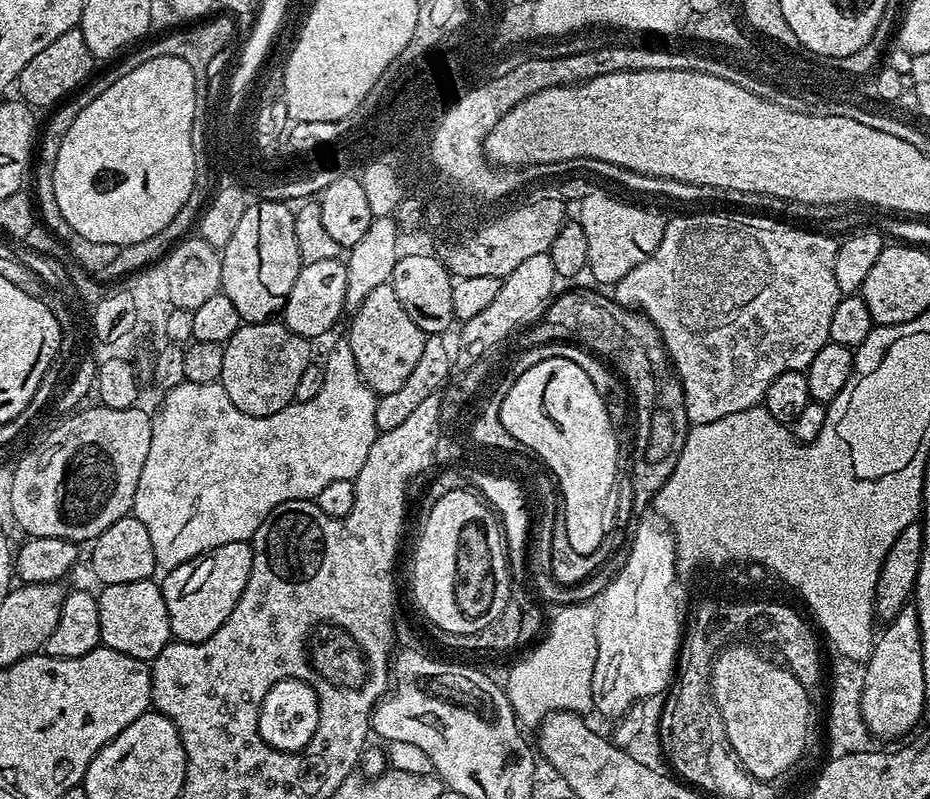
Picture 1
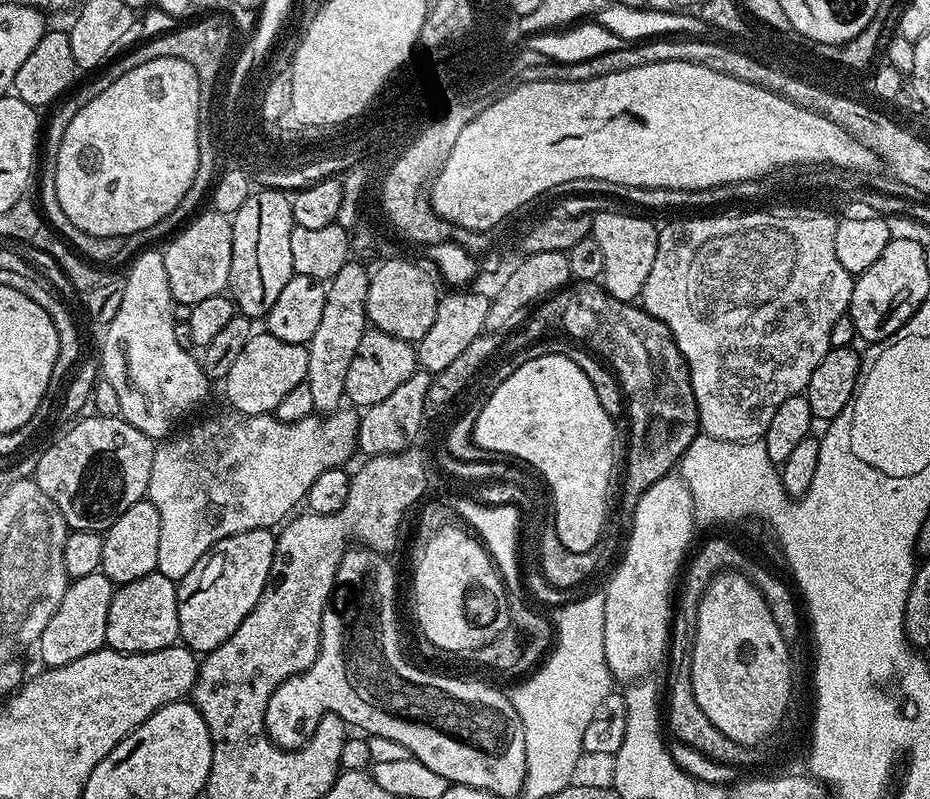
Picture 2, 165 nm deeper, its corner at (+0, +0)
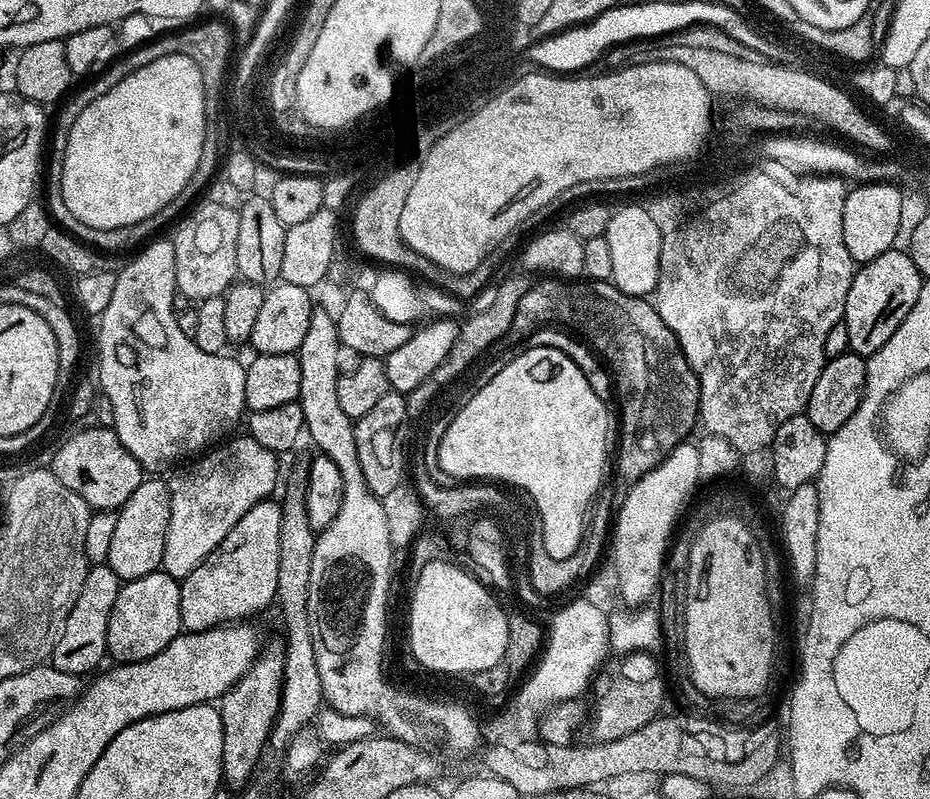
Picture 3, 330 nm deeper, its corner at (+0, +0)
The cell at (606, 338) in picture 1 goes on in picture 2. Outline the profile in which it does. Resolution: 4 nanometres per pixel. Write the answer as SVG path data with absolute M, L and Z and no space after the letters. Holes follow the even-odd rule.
M576 282L553 292L519 328L503 337L503 351L511 354L545 339L546 334L558 334L558 324L564 326L564 322L566 330L572 330L572 336L586 336L583 347L611 368L620 382L626 401L626 421L632 431L628 465L624 468L622 480L628 483L628 500L639 500L650 486L679 465L684 451L700 432L688 364L670 330L658 318L644 311L643 307L614 298L596 282Z

